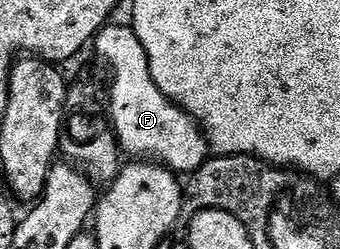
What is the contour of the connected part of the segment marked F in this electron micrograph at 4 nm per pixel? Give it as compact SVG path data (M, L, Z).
M116 21L110 22L98 31L95 40L96 46L98 57L109 66L109 71L113 74L113 84L107 87L107 111L110 116L113 114L111 125L115 130L122 152L129 157L140 157L145 161L159 163L174 173L200 172L201 166L205 164L206 158L210 154L209 144L206 143L197 120L192 119L177 104L172 103L159 89L159 85L155 85L155 81L151 77L149 58L132 26L125 24L124 27L123 24L116 23Z

